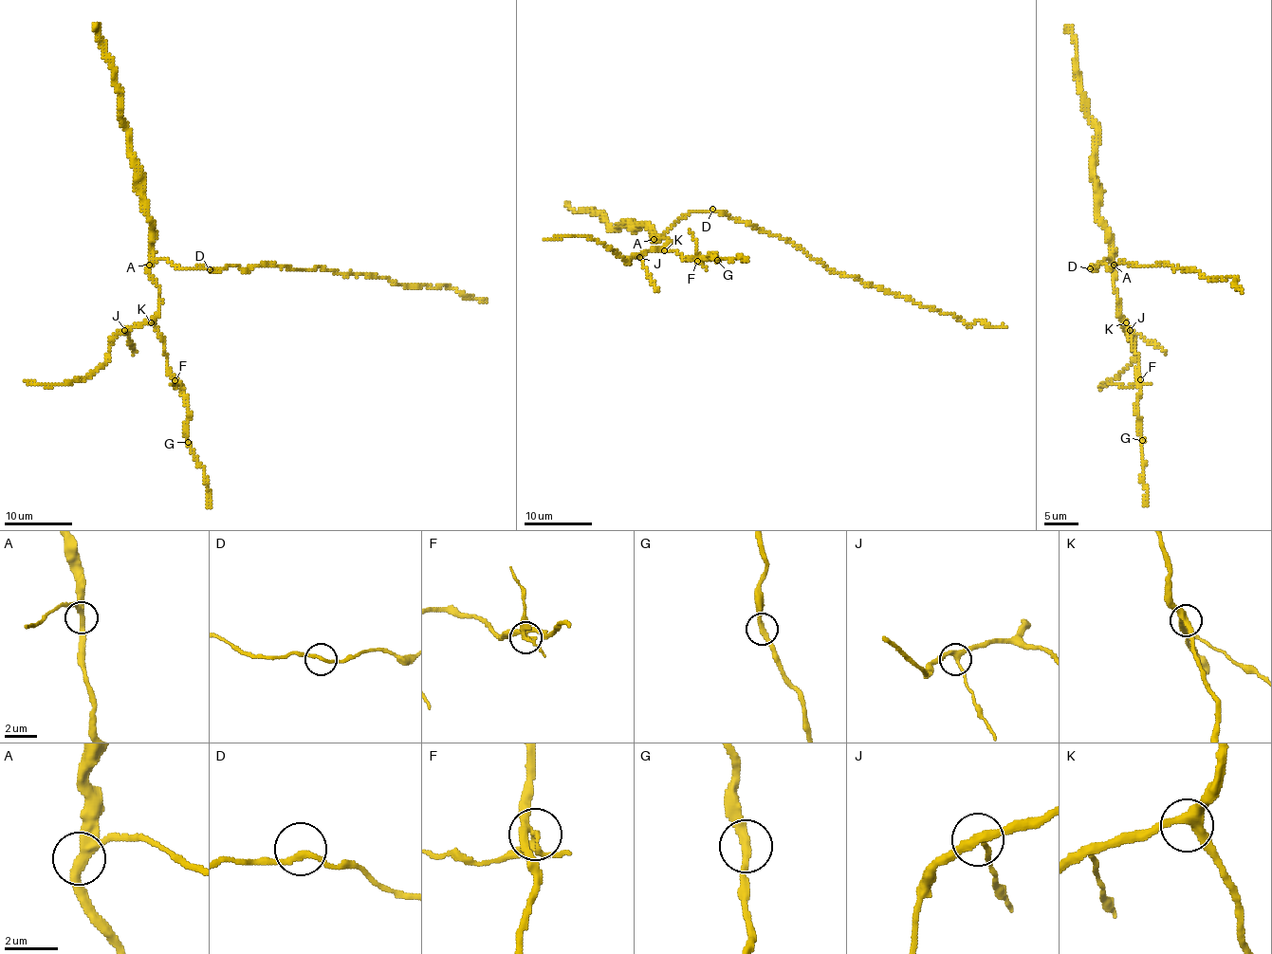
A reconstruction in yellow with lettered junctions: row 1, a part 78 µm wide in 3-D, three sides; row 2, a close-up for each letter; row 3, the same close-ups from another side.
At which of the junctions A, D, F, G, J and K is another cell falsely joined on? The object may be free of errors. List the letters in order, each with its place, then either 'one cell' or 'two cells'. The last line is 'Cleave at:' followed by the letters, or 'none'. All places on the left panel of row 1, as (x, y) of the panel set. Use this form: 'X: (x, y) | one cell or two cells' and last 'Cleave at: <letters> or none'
A: (149, 265) | one cell
D: (210, 269) | one cell
F: (175, 380) | two cells
G: (188, 442) | one cell
J: (124, 330) | one cell
K: (151, 322) | one cell
Cleave at: F

